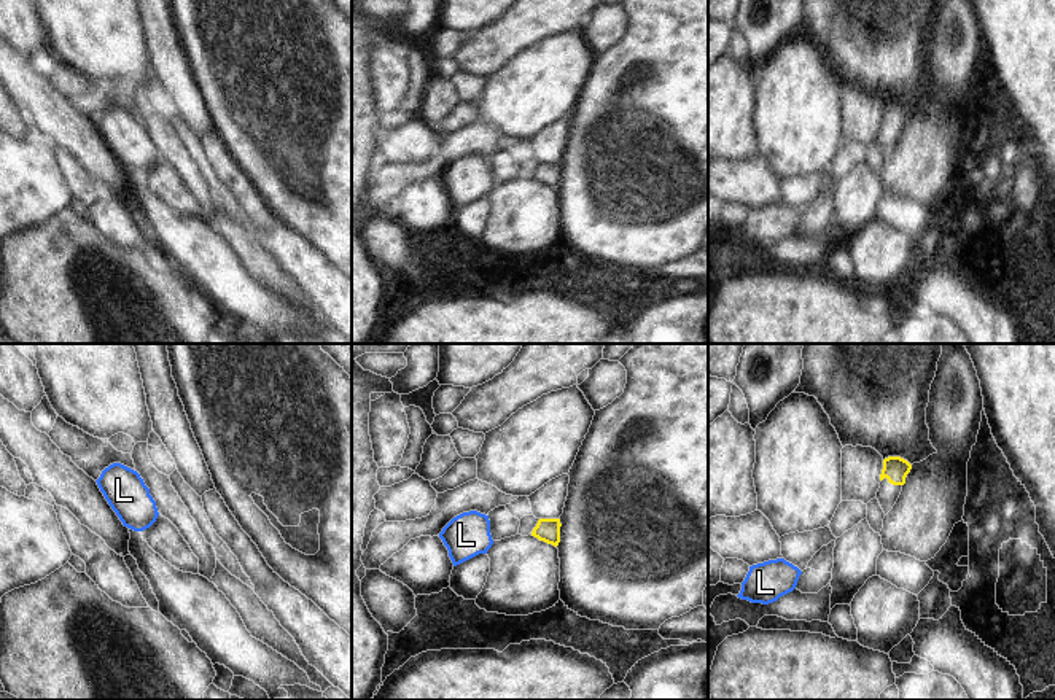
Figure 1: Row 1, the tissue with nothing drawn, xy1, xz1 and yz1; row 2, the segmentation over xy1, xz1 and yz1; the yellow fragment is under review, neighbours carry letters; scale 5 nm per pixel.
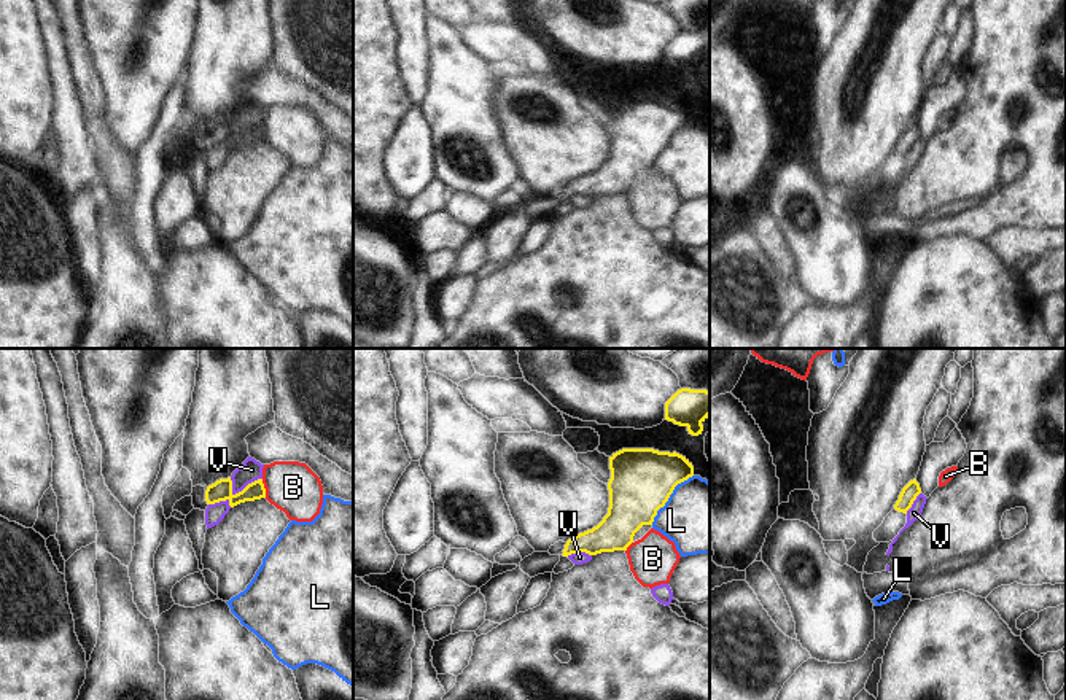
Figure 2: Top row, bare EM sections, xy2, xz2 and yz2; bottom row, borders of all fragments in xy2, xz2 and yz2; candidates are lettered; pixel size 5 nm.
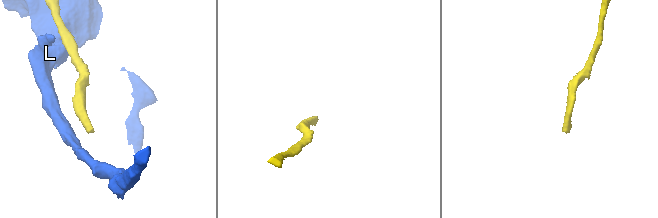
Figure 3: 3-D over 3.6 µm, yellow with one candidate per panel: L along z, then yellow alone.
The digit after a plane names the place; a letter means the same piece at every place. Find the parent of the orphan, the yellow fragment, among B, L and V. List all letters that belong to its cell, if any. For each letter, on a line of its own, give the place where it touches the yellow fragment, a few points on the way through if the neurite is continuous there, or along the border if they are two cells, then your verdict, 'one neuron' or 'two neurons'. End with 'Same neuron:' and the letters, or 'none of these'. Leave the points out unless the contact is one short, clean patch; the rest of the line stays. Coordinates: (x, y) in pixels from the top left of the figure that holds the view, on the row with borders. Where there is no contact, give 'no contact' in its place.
B: xy2 (264, 489) | along xy2 (261, 479), (266, 497) | two neurons
L: xz2 (669, 497) | two neurons
V: xy2 (247, 486) | along xy2 (261, 478), (231, 493) | two neurons
Same neuron: none of these

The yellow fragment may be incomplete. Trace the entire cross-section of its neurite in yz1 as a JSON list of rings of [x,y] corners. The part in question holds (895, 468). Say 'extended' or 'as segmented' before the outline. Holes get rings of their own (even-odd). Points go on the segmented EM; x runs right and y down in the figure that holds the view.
extended; [[[888,457],[883,460],[883,469],[880,474],[880,488],[877,492],[877,500],[885,512],[885,515],[896,504],[905,477],[910,472],[912,465],[901,457]]]

